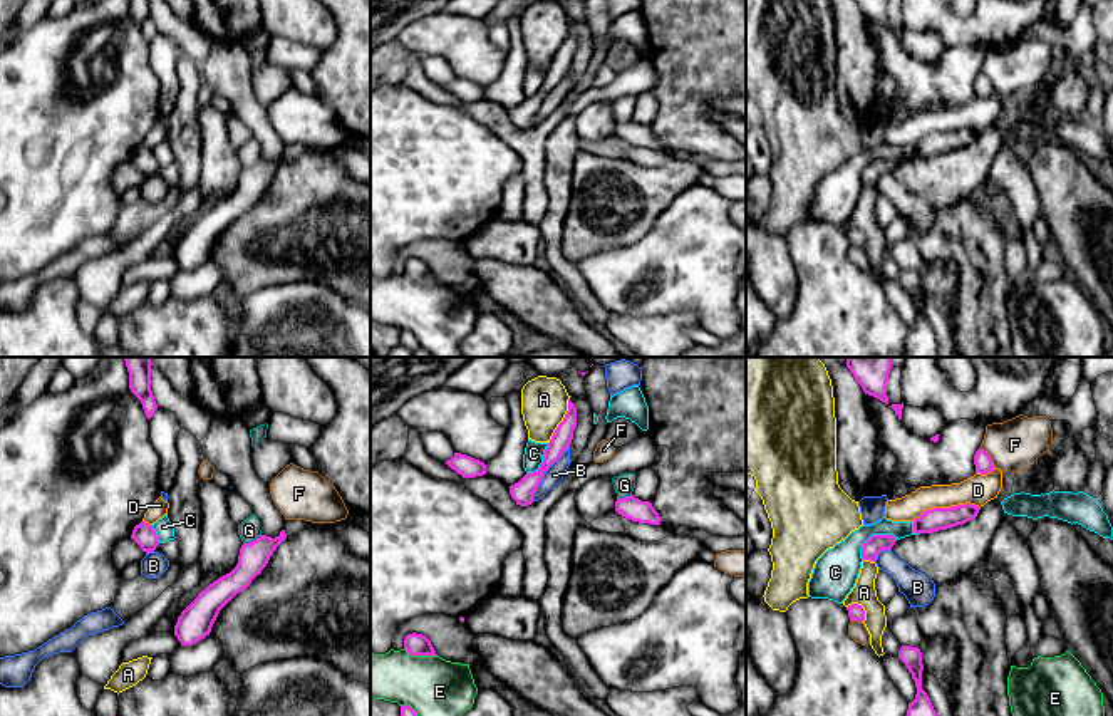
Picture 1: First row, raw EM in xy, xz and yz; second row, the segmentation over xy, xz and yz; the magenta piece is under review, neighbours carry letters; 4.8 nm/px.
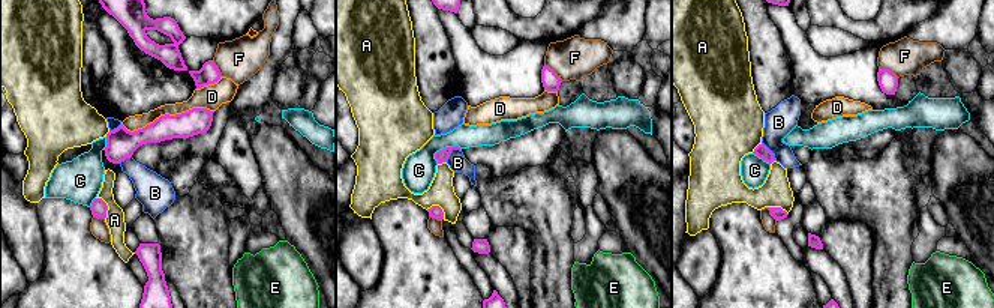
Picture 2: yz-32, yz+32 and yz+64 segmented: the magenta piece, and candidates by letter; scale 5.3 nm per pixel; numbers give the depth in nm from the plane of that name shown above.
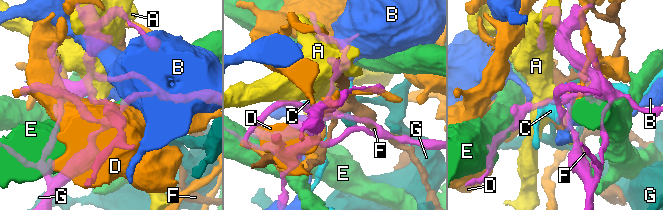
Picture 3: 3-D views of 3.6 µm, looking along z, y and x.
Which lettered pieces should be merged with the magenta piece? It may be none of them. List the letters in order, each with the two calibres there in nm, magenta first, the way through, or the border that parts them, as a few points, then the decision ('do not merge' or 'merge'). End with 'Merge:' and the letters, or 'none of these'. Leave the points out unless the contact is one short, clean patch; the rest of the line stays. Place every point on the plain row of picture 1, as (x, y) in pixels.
A: 100 nm thick on the magenta side, 220 nm on the other; do not merge
B: 110 nm thick on the magenta side, 90 nm on the other; do not merge
C: 90 nm thick on the magenta side, 200 nm on the other; do not merge
D: 110 nm thick on the magenta side, 150 nm on the other; do not merge
E: 110 nm thick on the magenta side, 300 nm on the other; do not merge
F: 90 nm thick on the magenta side, 240 nm on the other; do not merge
G: 140 nm thick on the magenta side, 110 nm on the other; do not merge
Merge: none of these

